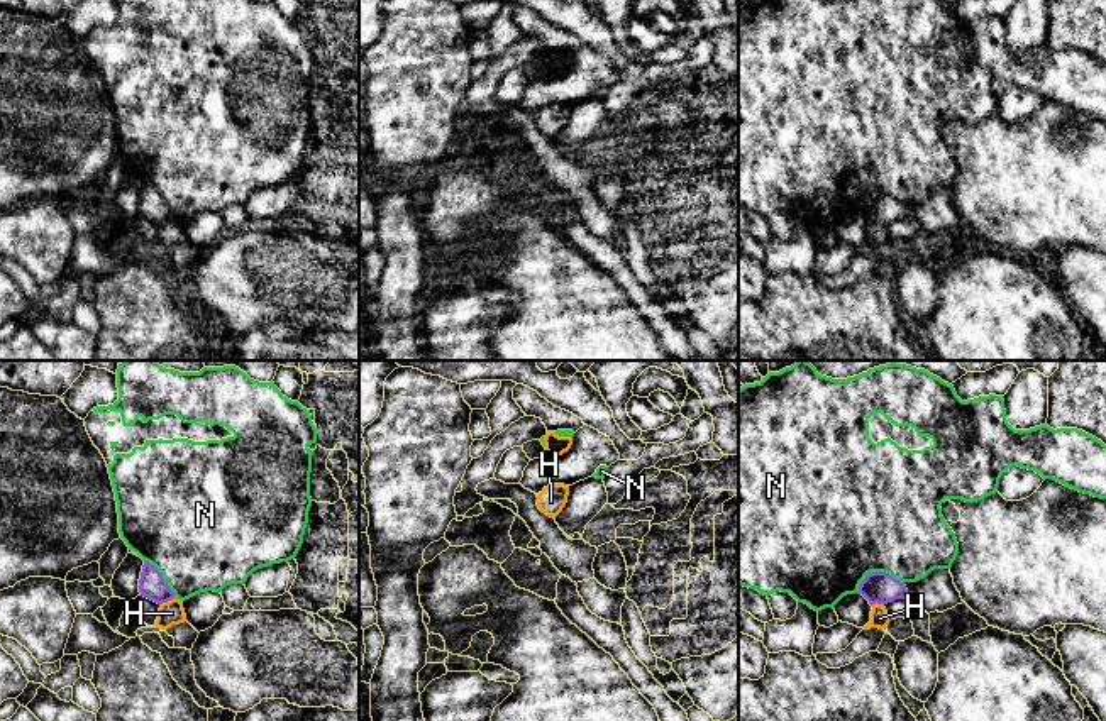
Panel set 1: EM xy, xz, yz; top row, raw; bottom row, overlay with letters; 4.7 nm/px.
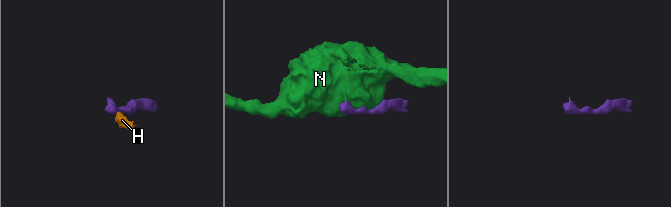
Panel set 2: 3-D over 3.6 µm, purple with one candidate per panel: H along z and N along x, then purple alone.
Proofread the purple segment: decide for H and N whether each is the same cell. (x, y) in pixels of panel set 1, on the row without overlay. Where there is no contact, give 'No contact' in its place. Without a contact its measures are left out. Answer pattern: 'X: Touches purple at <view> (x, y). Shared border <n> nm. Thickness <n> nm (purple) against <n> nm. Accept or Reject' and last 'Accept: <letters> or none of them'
H: Touches purple at xy (168, 220). Shared border 80 nm. Thickness 130 nm (purple) against 110 nm. Reject
N: Touches purple at yz (876, 193). Shared border 240 nm. Thickness 150 nm (purple) against 500 nm. Reject
Accept: none of them

